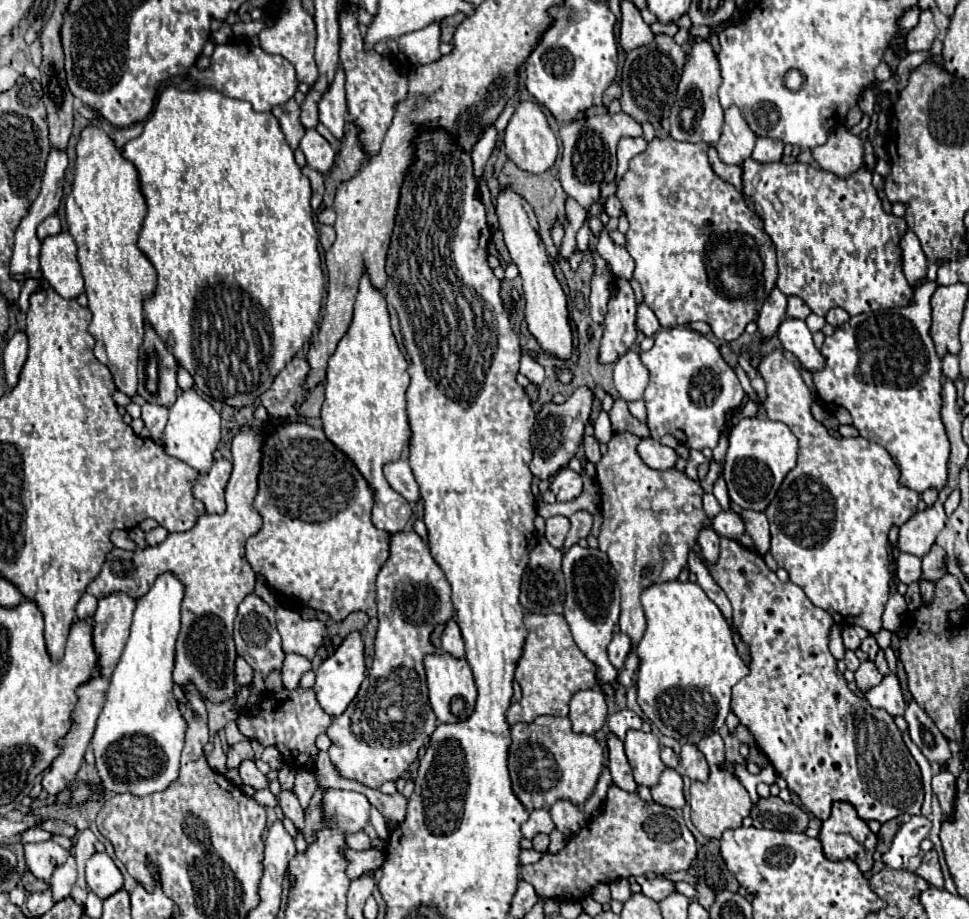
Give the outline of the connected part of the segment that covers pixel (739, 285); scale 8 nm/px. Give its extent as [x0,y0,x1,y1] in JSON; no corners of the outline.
[617,137,777,341]

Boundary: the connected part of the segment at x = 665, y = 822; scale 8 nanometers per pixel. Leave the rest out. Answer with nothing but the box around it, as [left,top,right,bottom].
[521,785,697,901]

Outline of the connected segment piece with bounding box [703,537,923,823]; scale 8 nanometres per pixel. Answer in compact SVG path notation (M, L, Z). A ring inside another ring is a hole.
M721 537L721 555L717 563L707 563L705 559L703 563L713 581L729 597L735 627L751 651L751 673L733 687L731 711L751 731L761 751L773 763L777 775L787 781L789 791L797 793L801 803L821 821L831 815L833 801L849 801L865 821L877 819L879 823L885 823L903 813L919 815L923 803L919 765L905 747L893 717L883 709L873 709L865 697L855 695L847 687L835 657L829 651L833 617L815 607L795 583L781 583L763 561L763 555L743 547L735 539Z

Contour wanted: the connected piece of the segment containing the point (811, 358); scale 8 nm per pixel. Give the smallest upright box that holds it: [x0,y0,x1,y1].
[777,319,825,371]

